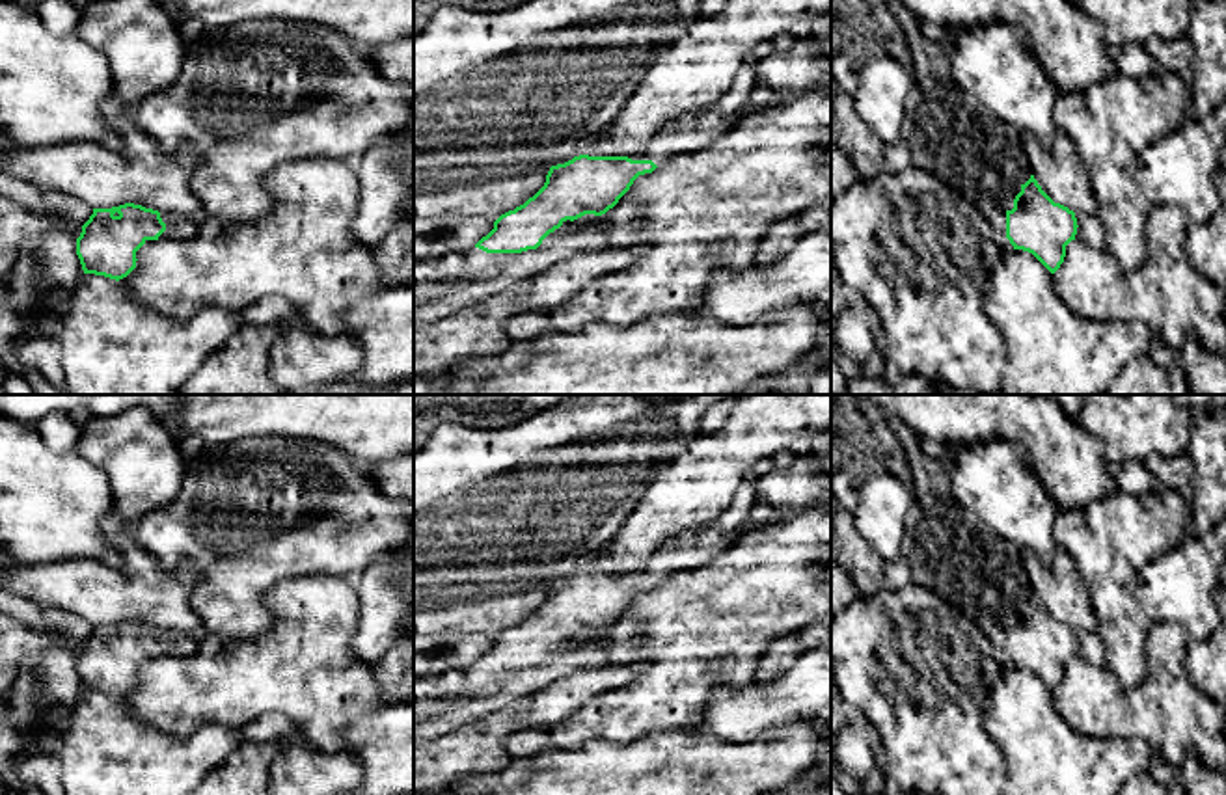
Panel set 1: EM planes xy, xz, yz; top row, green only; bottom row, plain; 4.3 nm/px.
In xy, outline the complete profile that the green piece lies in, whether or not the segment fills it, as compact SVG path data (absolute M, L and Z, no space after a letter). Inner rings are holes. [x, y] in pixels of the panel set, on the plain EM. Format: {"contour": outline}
{"contour": "M125 620L93 626L76 655L76 672L84 691L123 696L136 685L136 670L155 657L188 657L198 650L198 631L170 631Z"}

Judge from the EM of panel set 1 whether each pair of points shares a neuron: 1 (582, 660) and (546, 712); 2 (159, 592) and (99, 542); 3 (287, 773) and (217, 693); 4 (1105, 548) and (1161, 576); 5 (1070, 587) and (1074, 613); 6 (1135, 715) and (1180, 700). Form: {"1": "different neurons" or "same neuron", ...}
{"1": "different neurons", "2": "different neurons", "3": "different neurons", "4": "different neurons", "5": "same neuron", "6": "same neuron"}

